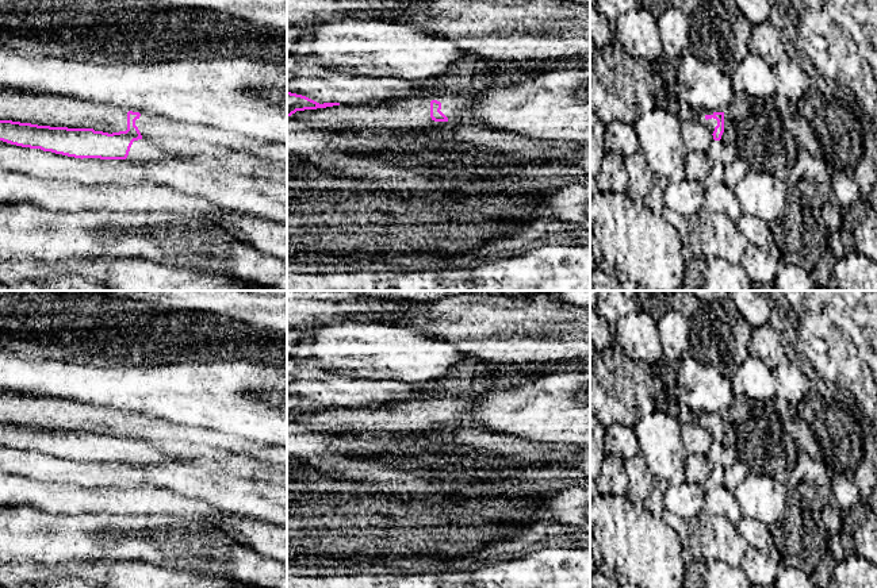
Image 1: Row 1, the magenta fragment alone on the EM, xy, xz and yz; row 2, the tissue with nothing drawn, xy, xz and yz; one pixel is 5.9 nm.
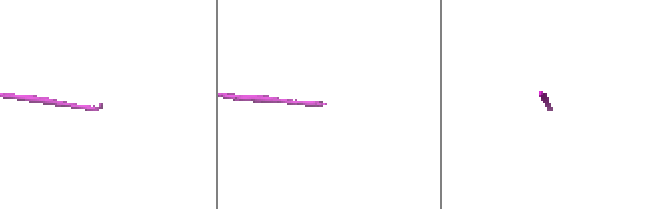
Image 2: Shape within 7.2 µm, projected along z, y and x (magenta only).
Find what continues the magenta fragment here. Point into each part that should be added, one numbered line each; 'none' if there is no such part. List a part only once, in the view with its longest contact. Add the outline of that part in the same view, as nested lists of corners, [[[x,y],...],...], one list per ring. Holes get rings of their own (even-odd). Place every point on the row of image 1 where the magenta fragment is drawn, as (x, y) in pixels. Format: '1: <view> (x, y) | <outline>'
none

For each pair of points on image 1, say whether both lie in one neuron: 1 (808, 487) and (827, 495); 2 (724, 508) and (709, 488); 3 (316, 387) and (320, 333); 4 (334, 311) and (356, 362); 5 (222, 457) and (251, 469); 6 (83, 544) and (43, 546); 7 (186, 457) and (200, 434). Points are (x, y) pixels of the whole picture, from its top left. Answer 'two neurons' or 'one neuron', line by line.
1: one neuron
2: one neuron
3: two neurons
4: two neurons
5: one neuron
6: one neuron
7: two neurons

